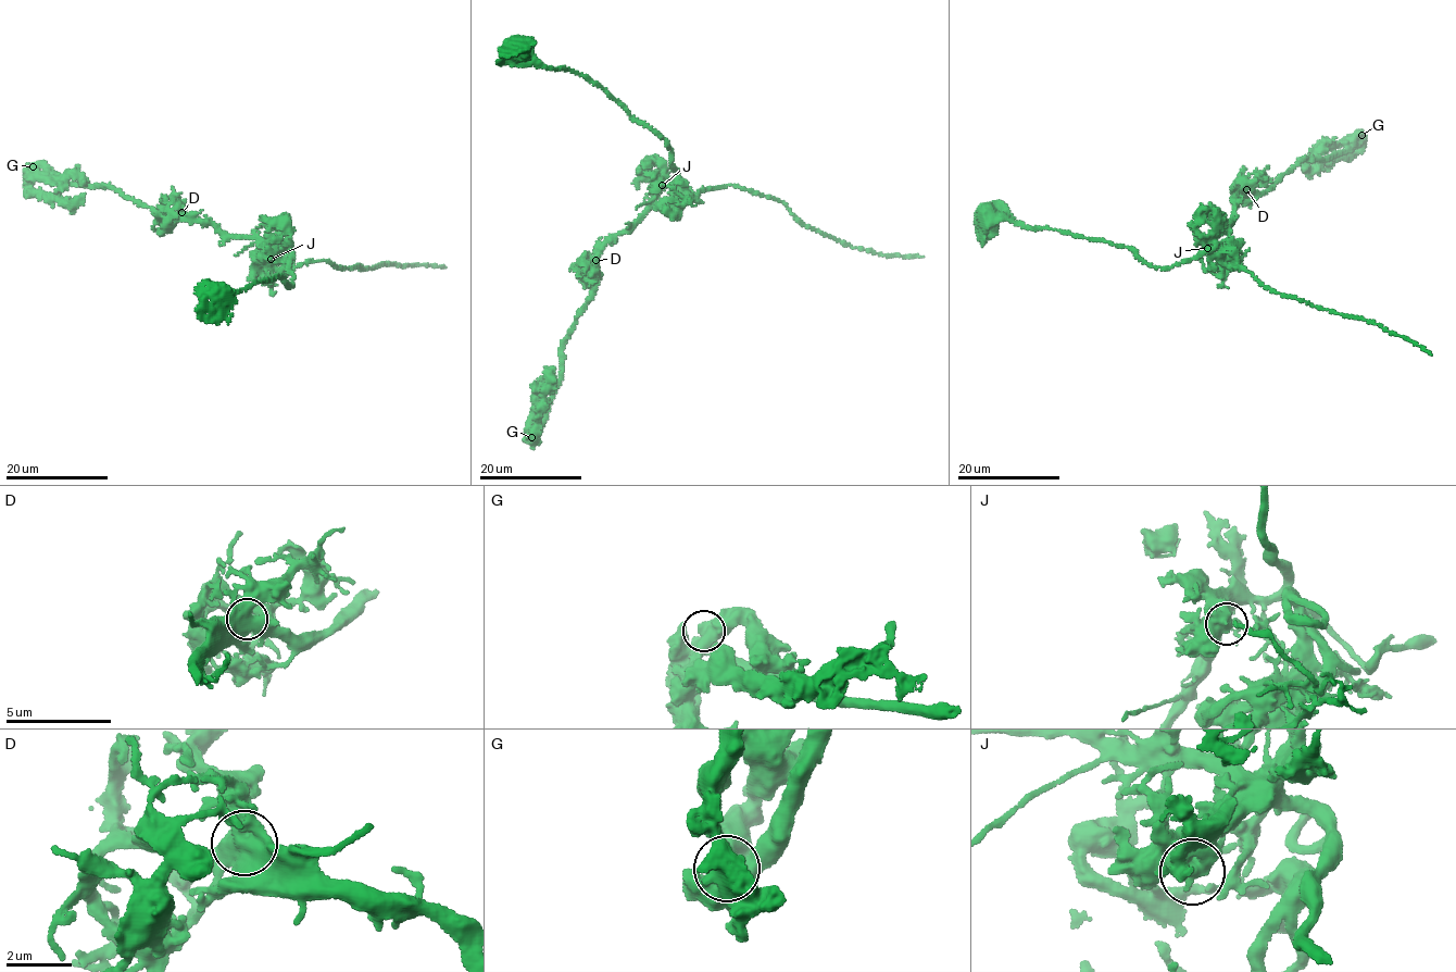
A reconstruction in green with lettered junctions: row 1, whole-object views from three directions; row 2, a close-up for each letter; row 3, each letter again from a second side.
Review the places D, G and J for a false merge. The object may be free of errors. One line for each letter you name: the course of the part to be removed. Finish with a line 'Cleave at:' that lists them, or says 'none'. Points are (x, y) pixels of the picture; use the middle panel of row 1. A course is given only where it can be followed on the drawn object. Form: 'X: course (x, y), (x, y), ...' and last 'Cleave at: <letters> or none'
J: course (662, 185), (688, 196), (736, 185), (770, 196), (805, 225), (854, 247), (892, 257), (923, 257)
Cleave at: J

